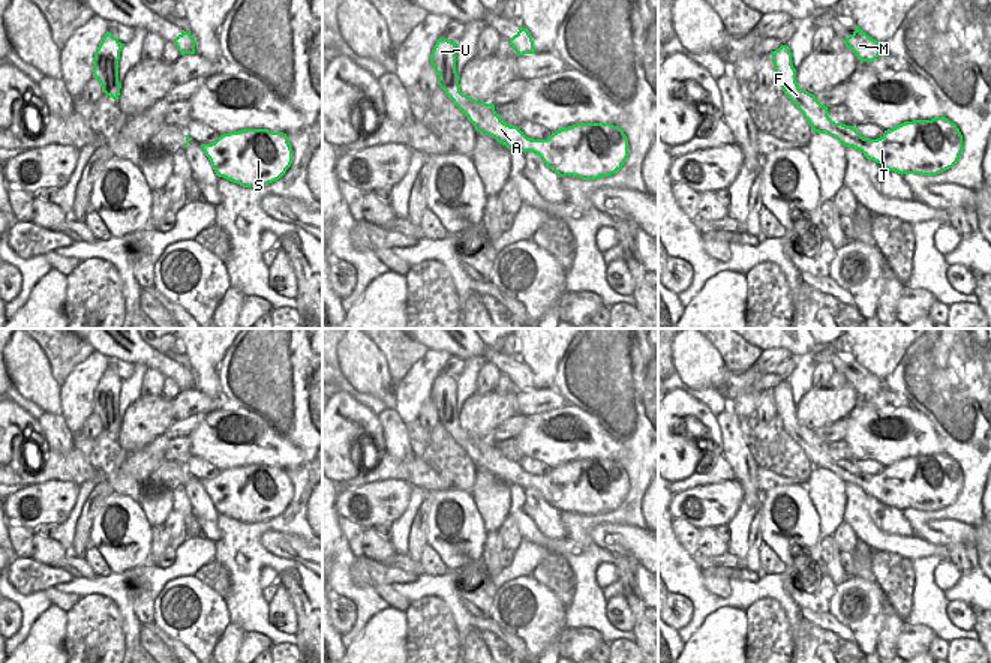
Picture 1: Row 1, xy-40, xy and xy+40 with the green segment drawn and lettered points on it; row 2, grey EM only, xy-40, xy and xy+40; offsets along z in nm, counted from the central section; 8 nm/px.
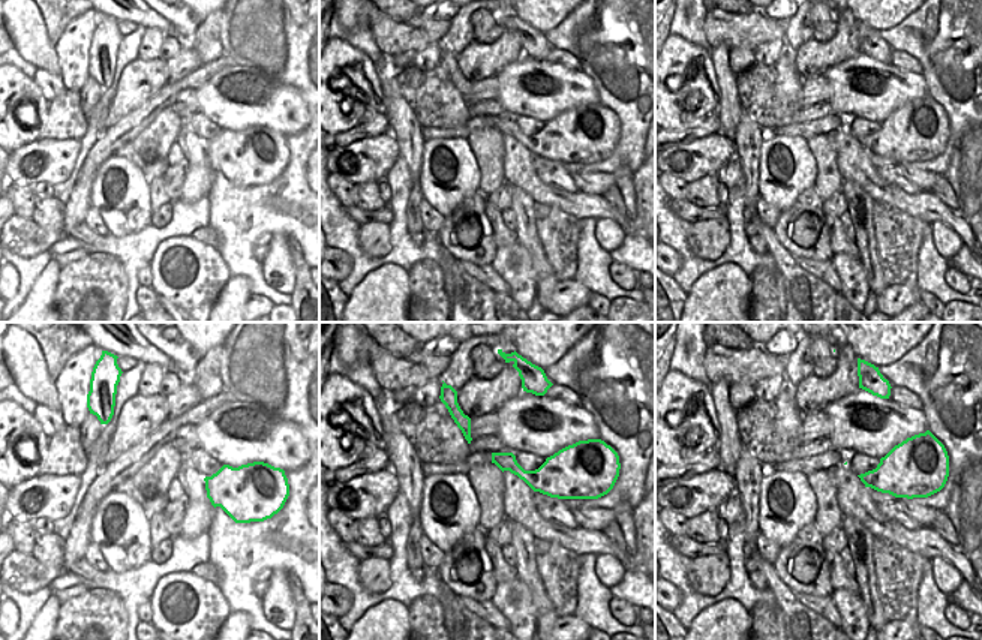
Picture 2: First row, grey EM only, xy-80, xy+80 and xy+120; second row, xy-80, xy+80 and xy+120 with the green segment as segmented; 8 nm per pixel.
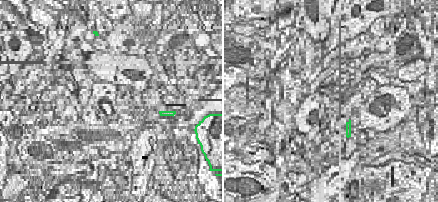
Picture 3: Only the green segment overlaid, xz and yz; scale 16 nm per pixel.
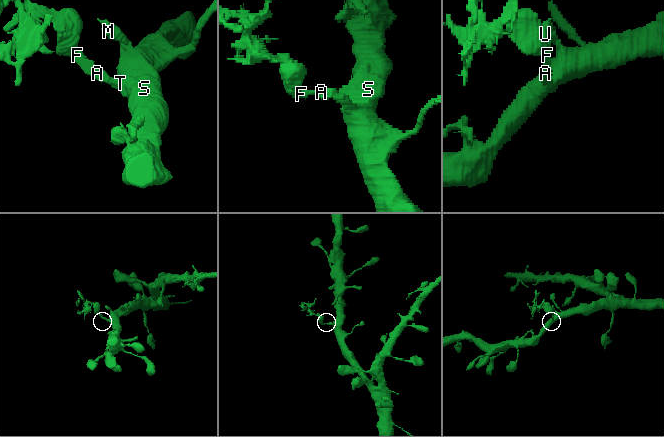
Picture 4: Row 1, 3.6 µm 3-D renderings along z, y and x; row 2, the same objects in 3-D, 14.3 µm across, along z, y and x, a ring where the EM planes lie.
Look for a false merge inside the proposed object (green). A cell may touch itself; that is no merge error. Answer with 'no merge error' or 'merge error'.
merge error

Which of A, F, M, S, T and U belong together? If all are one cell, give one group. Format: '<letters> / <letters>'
A M S T / F U

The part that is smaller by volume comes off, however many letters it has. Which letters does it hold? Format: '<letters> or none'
F, U.

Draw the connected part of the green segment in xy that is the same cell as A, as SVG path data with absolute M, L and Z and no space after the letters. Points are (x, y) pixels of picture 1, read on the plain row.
M489 446L475 466L495 474L507 484L538 490L559 513L609 513L621 506L628 494L628 476L622 464L610 459L576 459L552 468L547 476L531 476L520 464L504 459L495 446Z

